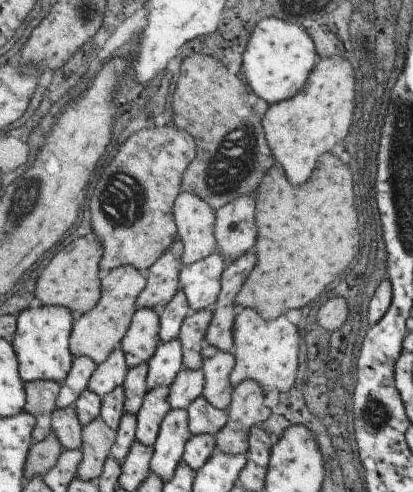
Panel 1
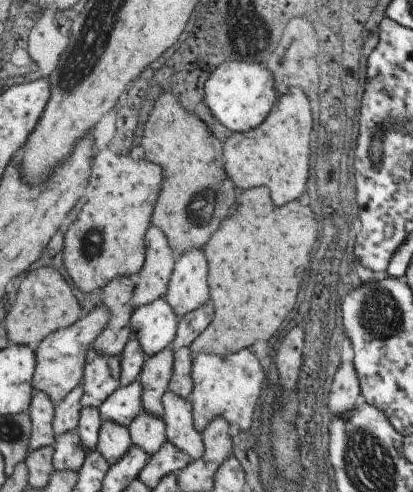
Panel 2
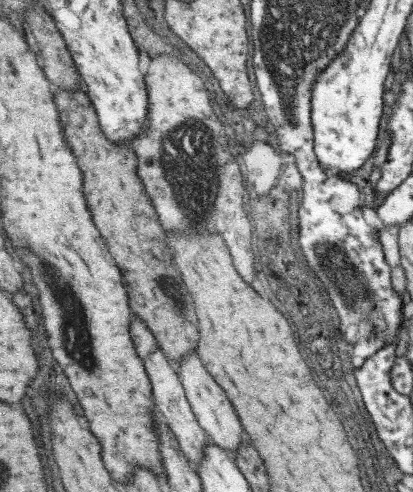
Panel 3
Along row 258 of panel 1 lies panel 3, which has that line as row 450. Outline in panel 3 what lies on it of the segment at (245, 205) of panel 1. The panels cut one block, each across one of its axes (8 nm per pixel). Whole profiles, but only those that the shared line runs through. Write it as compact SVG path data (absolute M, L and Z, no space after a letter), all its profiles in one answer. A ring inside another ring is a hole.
M193 352L191 356L187 356L181 364L175 366L177 372L181 374L181 380L185 384L185 390L187 390L187 396L189 396L189 402L193 406L193 412L197 416L197 420L201 422L201 426L207 430L209 438L223 446L225 450L229 450L231 454L239 452L239 444L243 442L243 424L231 404L231 400L227 398L225 390L215 382L215 378L207 372L207 368L201 364L201 358L197 352Z

